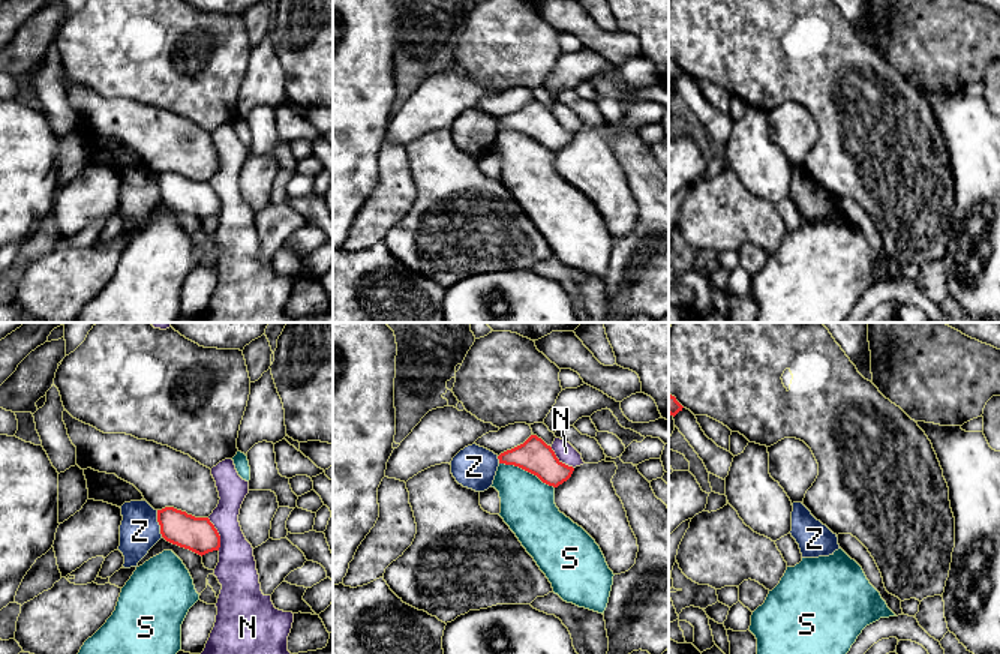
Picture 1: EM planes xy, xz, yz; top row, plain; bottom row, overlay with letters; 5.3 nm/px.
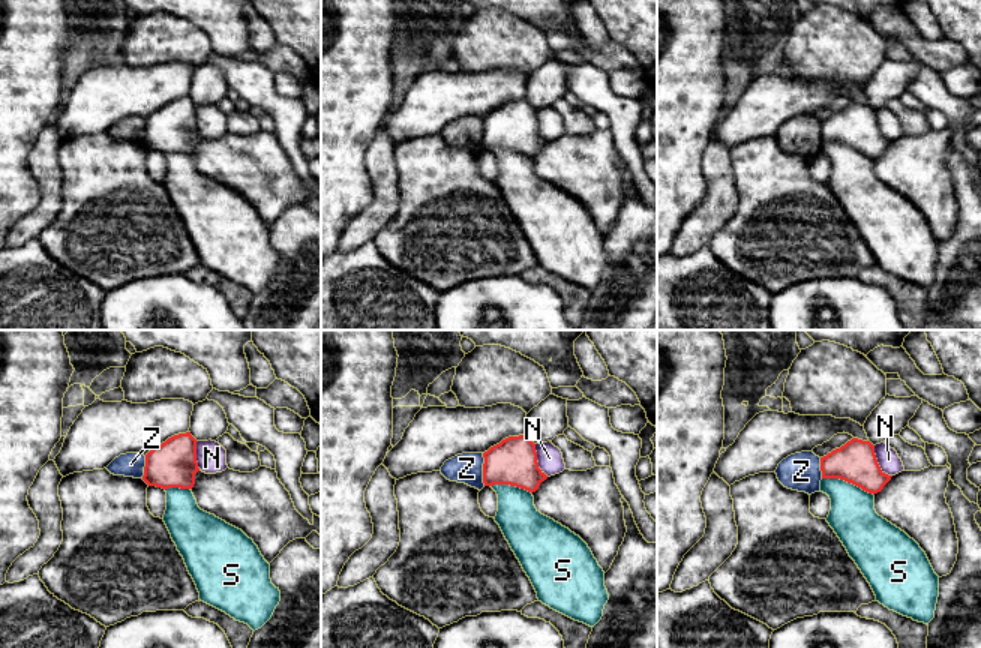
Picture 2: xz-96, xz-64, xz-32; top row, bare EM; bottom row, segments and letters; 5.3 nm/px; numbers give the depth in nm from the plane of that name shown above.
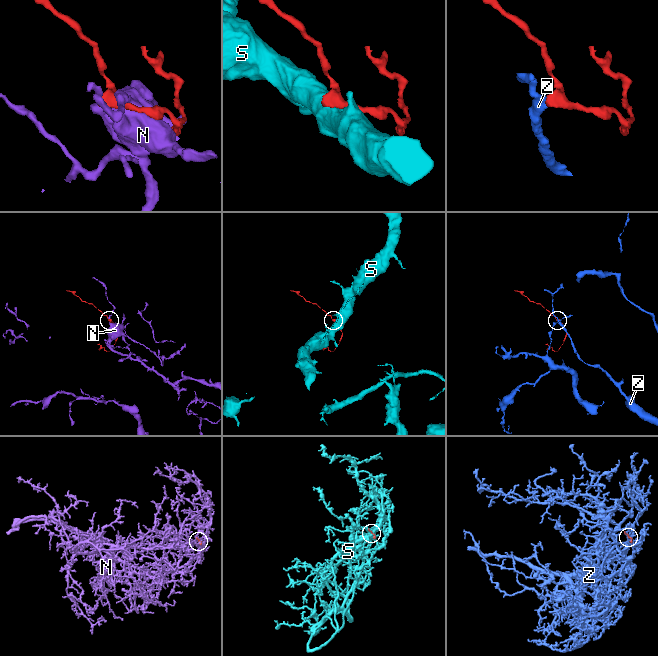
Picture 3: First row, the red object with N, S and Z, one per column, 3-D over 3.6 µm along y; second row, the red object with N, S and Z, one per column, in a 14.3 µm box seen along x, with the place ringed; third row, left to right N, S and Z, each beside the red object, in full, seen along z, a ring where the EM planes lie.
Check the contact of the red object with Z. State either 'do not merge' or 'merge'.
do not merge

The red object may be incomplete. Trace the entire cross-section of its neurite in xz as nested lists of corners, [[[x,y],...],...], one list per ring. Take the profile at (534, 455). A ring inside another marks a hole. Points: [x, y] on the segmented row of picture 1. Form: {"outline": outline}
{"outline": [[[531,435],[523,444],[498,456],[499,464],[519,466],[543,483],[558,488],[567,482],[574,468],[562,464],[550,446],[537,435]]]}

